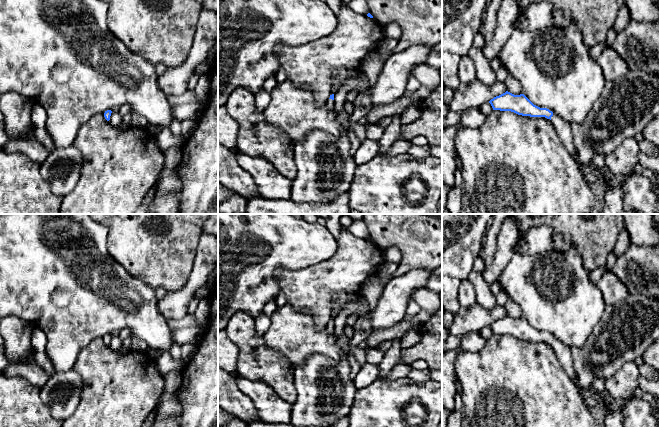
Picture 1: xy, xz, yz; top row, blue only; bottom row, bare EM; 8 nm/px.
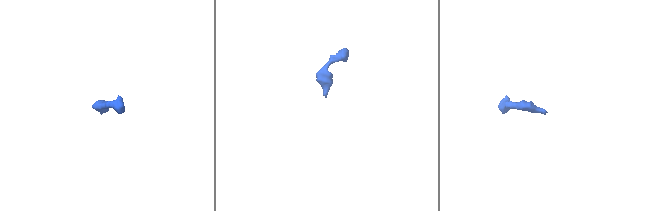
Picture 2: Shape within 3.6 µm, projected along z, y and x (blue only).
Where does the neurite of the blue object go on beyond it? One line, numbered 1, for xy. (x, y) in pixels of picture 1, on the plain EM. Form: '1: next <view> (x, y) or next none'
1: next none

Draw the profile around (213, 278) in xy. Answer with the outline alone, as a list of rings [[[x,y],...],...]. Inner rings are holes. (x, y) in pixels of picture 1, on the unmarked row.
[[[218,264],[215,266],[213,273],[209,276],[206,284],[210,287],[211,291],[218,282]]]

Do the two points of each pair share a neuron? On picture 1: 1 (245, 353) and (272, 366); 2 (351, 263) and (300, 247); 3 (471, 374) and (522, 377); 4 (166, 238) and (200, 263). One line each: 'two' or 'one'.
1: one
2: two
3: one
4: two

